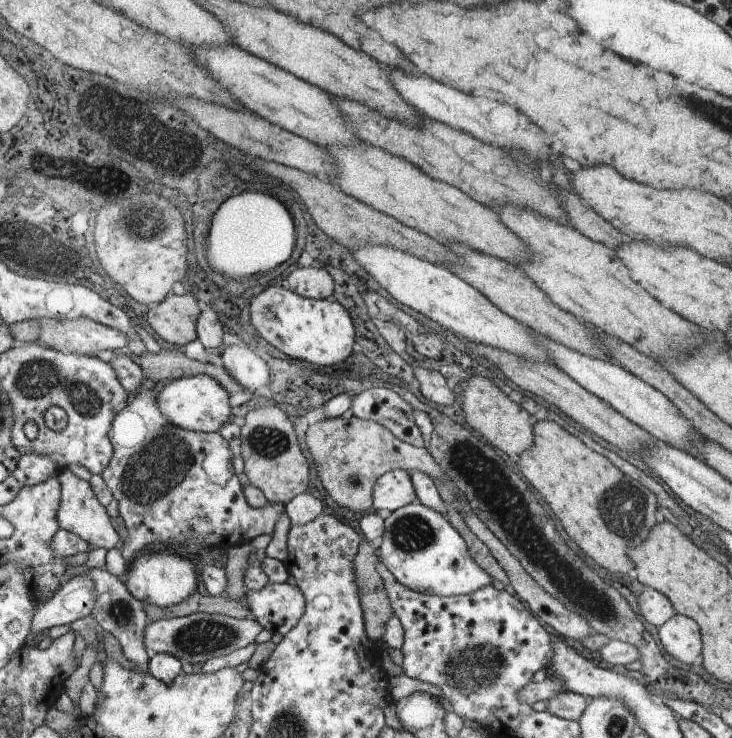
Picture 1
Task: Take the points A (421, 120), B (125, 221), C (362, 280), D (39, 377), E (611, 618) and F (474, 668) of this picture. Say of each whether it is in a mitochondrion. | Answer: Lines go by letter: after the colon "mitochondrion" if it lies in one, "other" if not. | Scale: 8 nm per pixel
A: other
B: mitochondrion
C: other
D: mitochondrion
E: mitochondrion
F: mitochondrion

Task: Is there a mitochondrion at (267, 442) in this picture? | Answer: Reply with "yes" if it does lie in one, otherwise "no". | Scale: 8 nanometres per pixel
yes

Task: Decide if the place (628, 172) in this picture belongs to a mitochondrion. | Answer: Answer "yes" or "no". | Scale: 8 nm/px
no

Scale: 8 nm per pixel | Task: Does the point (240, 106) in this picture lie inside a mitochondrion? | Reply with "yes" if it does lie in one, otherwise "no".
no

